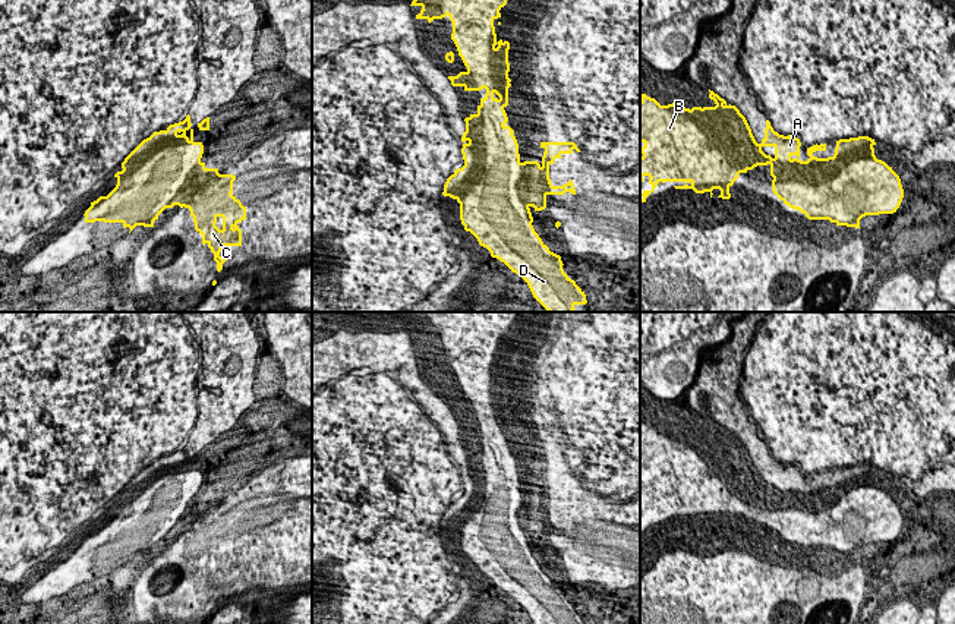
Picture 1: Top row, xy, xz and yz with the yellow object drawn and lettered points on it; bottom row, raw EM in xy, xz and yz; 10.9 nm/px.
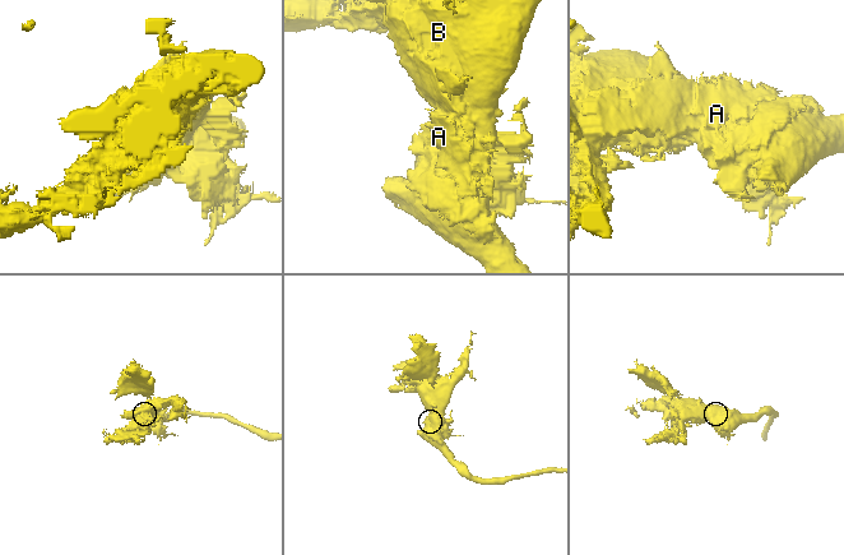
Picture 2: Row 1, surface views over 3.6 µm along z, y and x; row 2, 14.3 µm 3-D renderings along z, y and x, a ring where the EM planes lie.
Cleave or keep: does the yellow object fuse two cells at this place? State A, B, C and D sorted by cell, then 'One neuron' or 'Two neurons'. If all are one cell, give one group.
Groups: A B C D. One neuron

